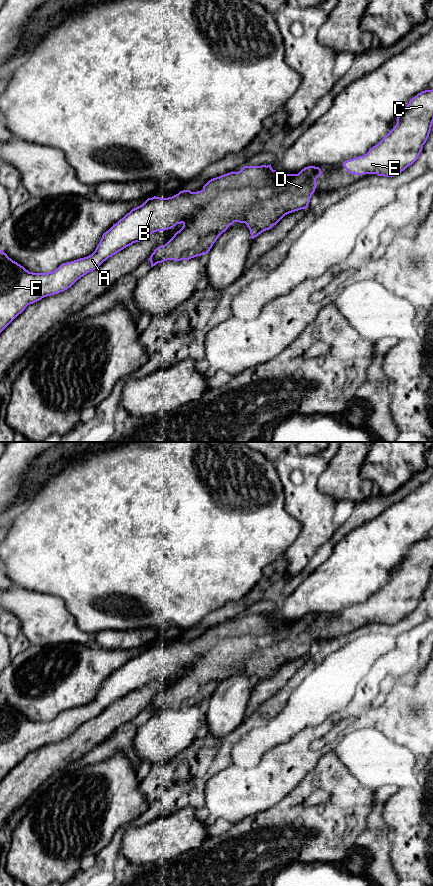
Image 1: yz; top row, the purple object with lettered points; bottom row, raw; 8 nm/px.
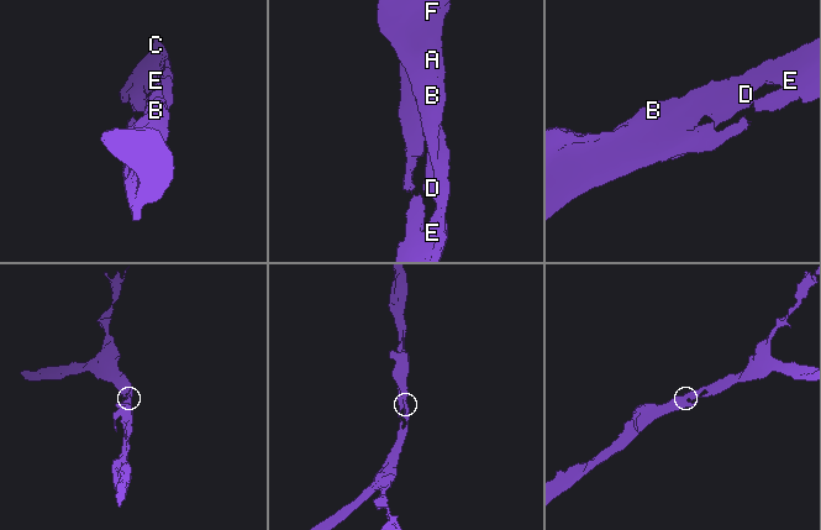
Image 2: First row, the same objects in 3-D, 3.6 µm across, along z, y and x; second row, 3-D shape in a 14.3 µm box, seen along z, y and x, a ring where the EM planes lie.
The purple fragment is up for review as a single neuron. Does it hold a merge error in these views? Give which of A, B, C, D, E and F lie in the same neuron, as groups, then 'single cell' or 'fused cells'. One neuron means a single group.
groups A B C D E F; single cell

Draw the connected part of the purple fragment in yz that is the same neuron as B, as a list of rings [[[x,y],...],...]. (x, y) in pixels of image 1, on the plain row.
[[[261,613],[261,614],[244,614],[240,619],[238,620],[230,620],[224,623],[221,623],[219,625],[213,626],[209,628],[204,634],[201,639],[197,640],[191,640],[190,638],[183,638],[180,639],[178,642],[168,645],[168,646],[160,646],[160,645],[152,645],[148,646],[142,653],[132,657],[129,661],[127,661],[122,667],[120,667],[116,672],[114,672],[108,679],[106,679],[102,686],[97,693],[95,699],[84,706],[80,706],[71,710],[63,711],[58,716],[56,716],[52,720],[48,721],[33,721],[26,718],[23,714],[18,712],[17,710],[13,709],[11,706],[7,704],[6,701],[3,700],[3,698],[0,698],[0,781],[19,763],[21,762],[25,756],[33,752],[39,748],[41,748],[44,745],[51,744],[54,742],[58,742],[60,740],[63,740],[70,736],[78,727],[86,723],[87,721],[95,718],[97,715],[99,715],[104,709],[106,709],[109,705],[112,705],[119,699],[123,698],[124,696],[132,693],[133,691],[140,690],[143,687],[149,685],[152,681],[157,679],[165,679],[168,677],[173,676],[177,672],[183,672],[182,676],[177,679],[174,684],[165,692],[162,694],[157,695],[154,700],[151,702],[150,706],[148,707],[151,710],[151,715],[155,714],[158,711],[162,711],[167,708],[174,708],[174,709],[181,709],[181,708],[189,708],[191,706],[201,704],[203,702],[207,702],[210,697],[212,696],[213,692],[216,690],[218,685],[225,680],[230,673],[232,673],[234,670],[239,671],[245,671],[247,675],[250,678],[251,686],[254,687],[262,680],[271,677],[274,673],[276,673],[285,663],[301,658],[301,657],[307,657],[308,652],[310,650],[310,647],[312,645],[312,642],[315,640],[316,637],[316,627],[322,622],[322,619],[319,615],[315,614],[308,614],[302,617],[298,622],[282,622],[281,624],[277,624],[278,620],[276,618],[273,618],[270,613]]]

